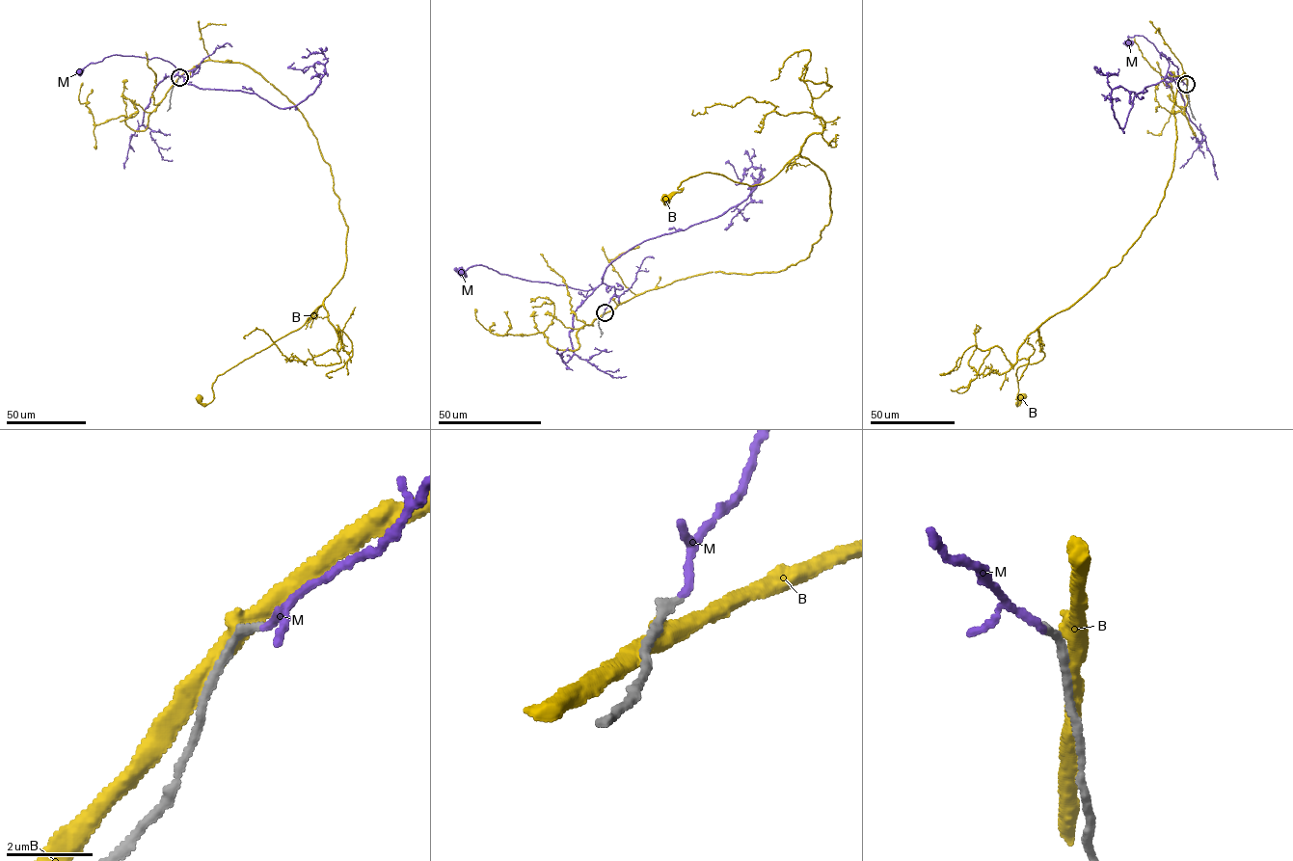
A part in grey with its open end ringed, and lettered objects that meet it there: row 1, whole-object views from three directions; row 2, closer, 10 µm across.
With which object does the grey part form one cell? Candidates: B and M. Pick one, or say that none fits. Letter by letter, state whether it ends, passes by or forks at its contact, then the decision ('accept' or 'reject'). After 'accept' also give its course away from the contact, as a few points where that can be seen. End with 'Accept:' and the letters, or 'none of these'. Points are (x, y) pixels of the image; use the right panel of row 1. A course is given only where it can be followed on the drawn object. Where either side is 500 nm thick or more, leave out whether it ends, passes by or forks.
B: it passes by; reject
M: it ends; accept; course (1186, 84), (1179, 78), (1168, 82), (1163, 80), (1166, 76), (1168, 61), (1143, 35), (1127, 36), (1128, 42)
Accept: M

